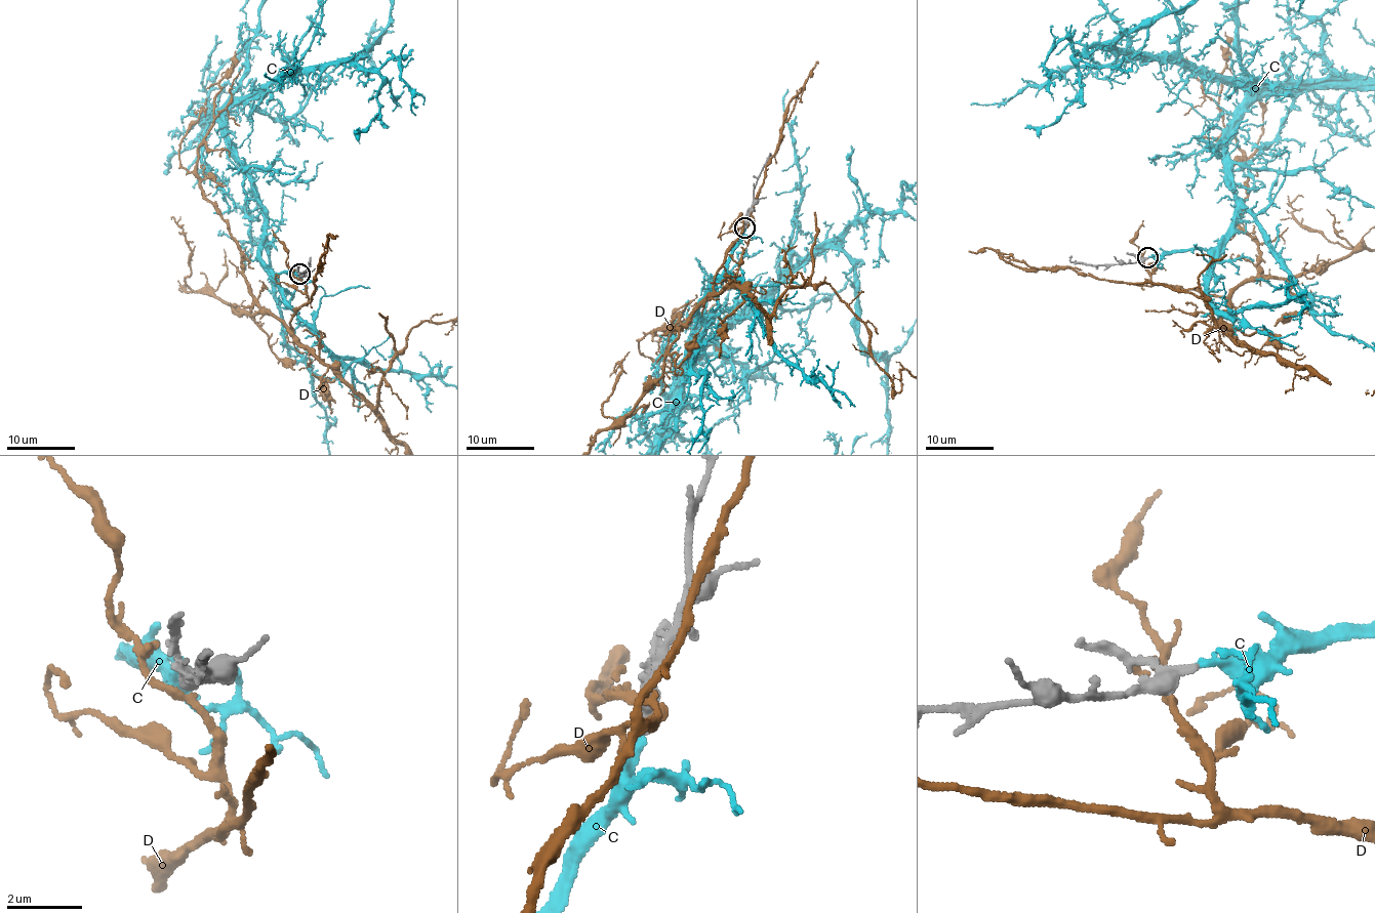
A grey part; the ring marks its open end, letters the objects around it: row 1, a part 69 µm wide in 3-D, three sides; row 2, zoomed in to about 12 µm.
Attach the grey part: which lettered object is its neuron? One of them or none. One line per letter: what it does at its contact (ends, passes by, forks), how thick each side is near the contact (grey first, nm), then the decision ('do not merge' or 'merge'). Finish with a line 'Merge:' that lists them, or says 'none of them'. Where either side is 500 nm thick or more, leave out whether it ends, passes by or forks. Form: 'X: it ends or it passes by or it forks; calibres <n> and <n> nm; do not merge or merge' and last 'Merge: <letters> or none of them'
C: it ends; calibres 240 and 200 nm; merge
D: it passes by; calibres 360 and 190 nm; do not merge
Merge: C

